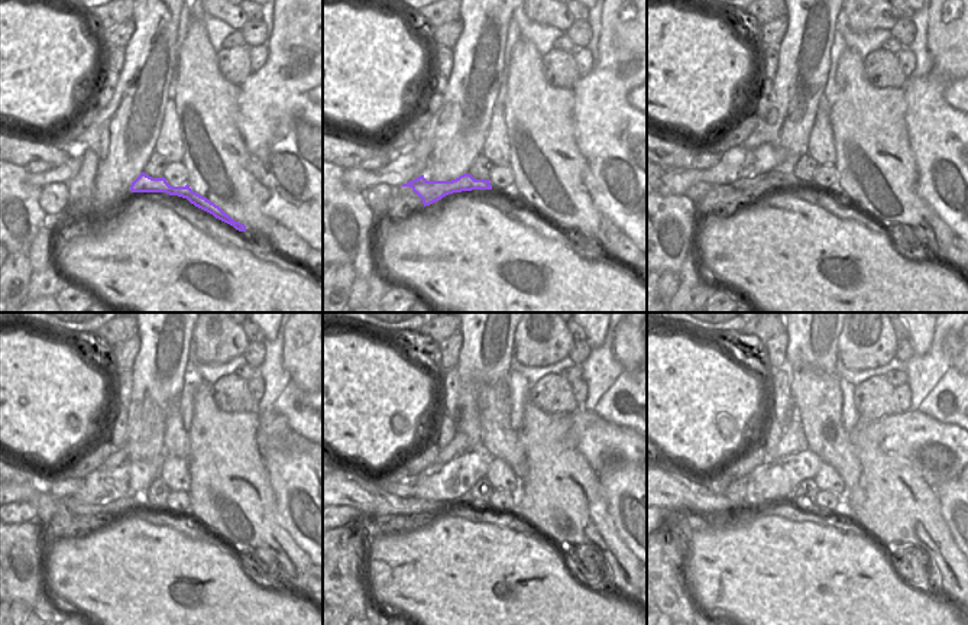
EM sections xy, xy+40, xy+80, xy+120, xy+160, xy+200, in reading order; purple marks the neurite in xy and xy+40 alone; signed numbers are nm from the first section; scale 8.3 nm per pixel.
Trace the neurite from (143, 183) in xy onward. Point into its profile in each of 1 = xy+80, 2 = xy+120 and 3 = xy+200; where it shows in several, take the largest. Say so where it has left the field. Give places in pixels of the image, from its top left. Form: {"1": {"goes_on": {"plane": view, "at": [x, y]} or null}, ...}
{"1": {"goes_on": {"plane": "xy+80", "at": [753, 188]}}, "2": {"goes_on": {"plane": "xy+120", "at": [32, 492]}}, "3": {"goes_on": {"plane": "xy+200", "at": [676, 489]}}}

